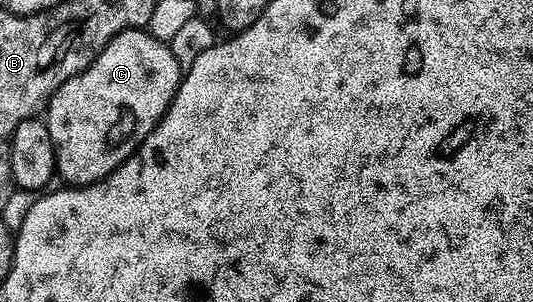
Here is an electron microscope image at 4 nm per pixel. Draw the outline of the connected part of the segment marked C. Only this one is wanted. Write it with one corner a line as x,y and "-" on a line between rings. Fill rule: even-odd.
145,28
125,29
112,38
84,72
68,79
55,91
44,110
44,120
56,151
57,176
70,187
94,185
135,156
143,138
158,126
174,102
182,74
169,44
156,39

